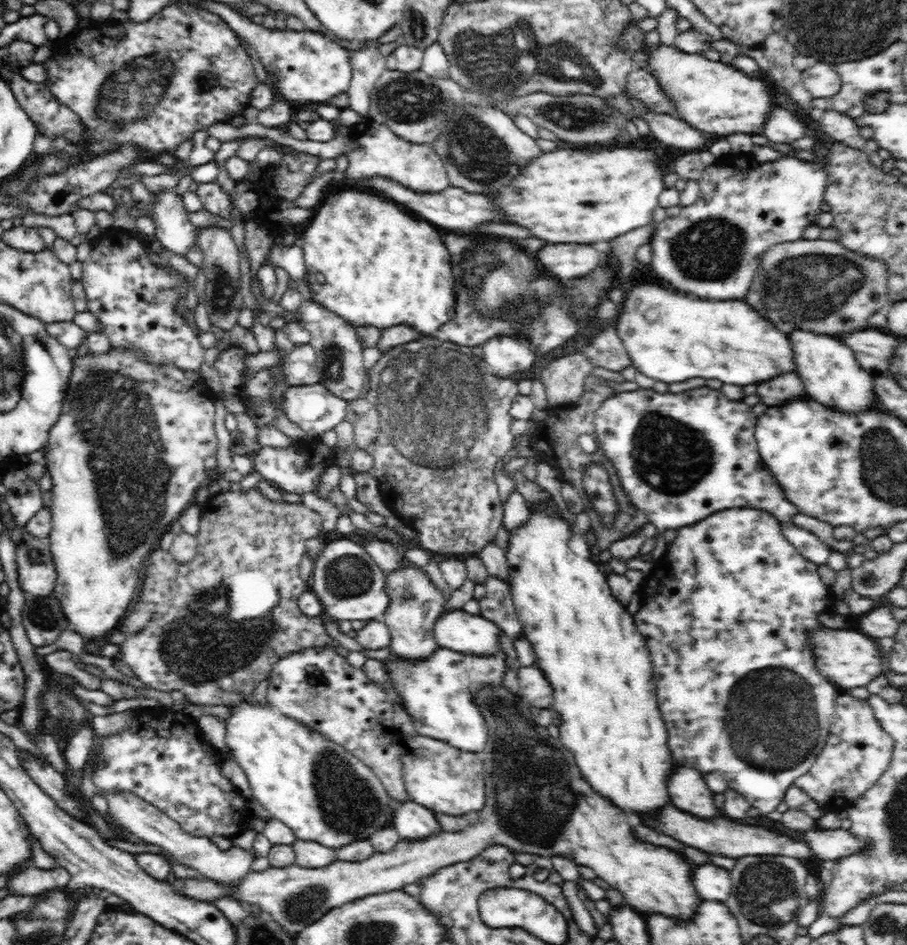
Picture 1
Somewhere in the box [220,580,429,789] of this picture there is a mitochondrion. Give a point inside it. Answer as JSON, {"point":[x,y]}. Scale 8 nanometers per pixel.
{"point":[407,598]}

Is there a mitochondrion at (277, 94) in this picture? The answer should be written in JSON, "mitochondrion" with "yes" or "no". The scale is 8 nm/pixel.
{"mitochondrion":"no"}

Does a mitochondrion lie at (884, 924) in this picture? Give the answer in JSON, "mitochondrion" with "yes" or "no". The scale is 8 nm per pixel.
{"mitochondrion":"yes"}

